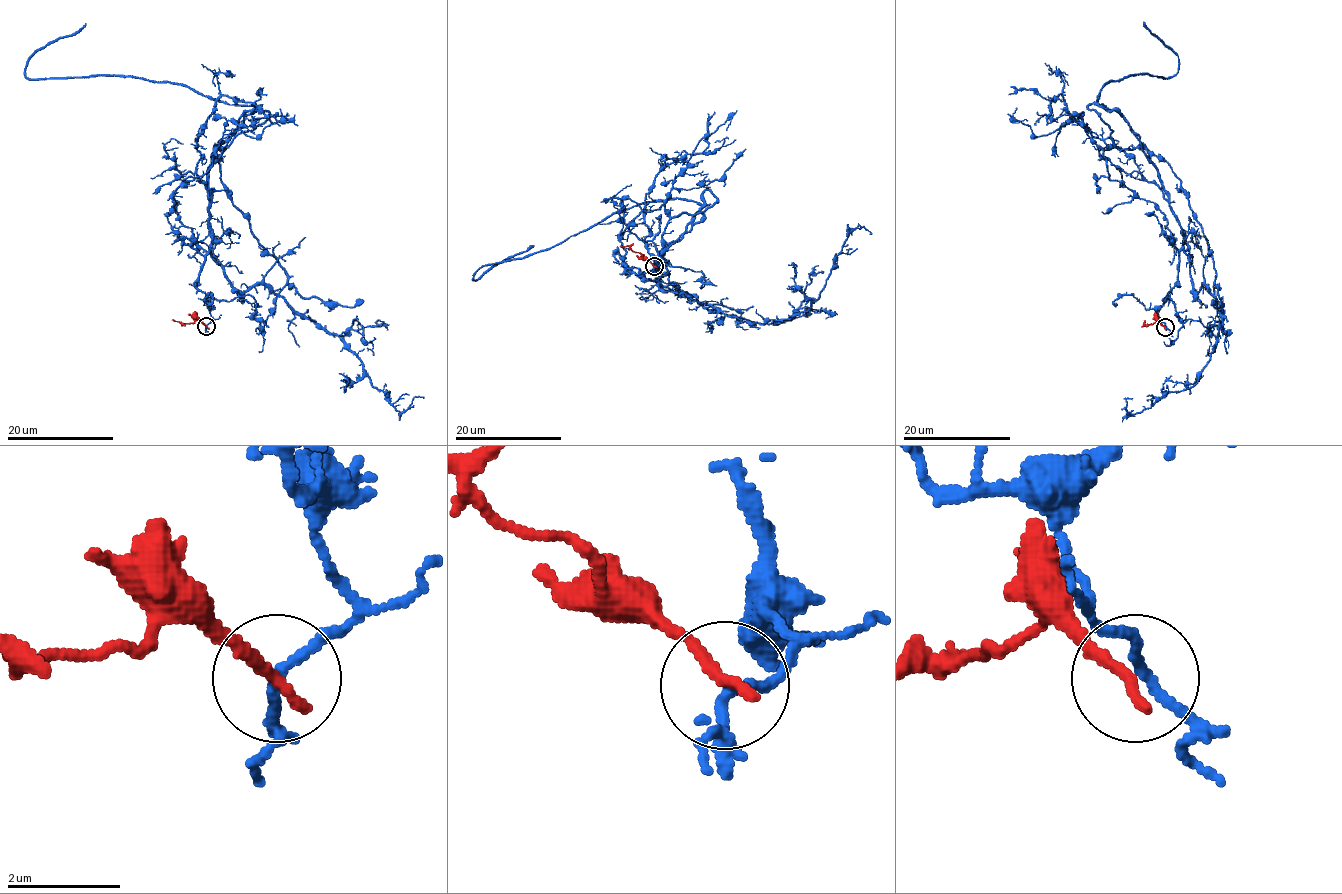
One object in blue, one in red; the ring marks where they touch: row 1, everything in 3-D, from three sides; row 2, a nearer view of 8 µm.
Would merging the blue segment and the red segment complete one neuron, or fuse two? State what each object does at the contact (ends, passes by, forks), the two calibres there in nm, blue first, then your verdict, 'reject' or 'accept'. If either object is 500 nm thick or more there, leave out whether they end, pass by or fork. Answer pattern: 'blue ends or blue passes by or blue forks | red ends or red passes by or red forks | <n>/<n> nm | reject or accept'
blue passes by | red ends | 170/240 nm | reject

